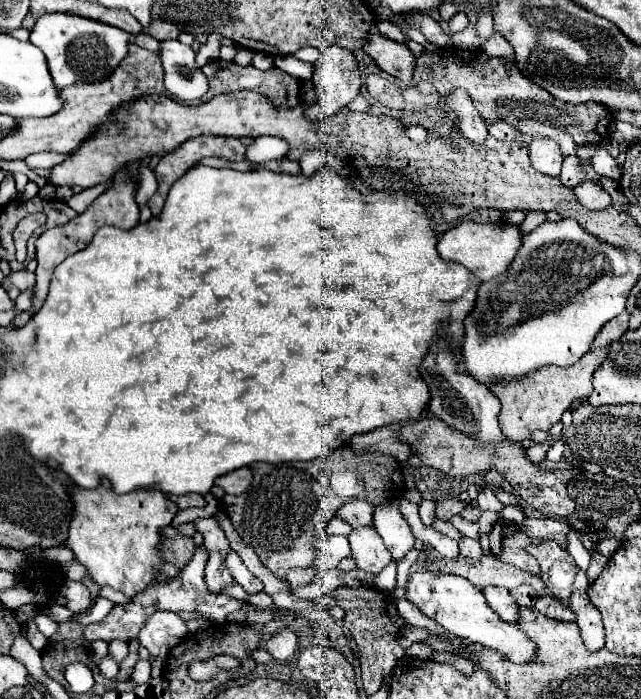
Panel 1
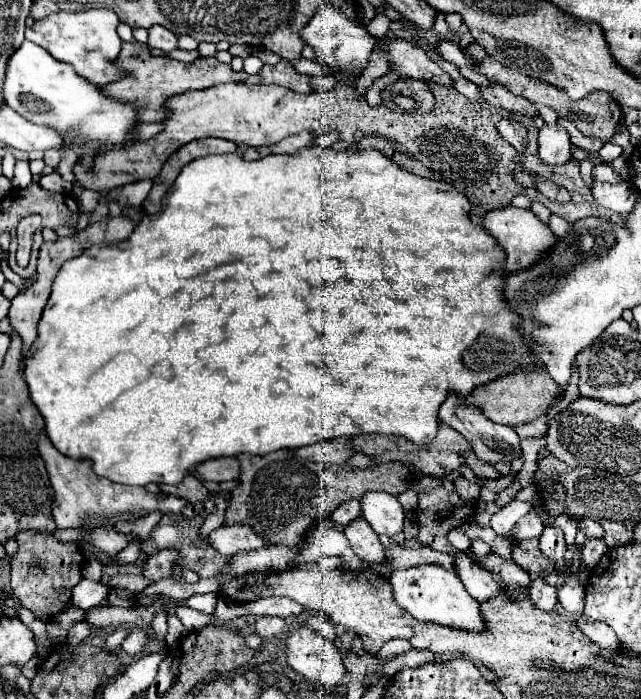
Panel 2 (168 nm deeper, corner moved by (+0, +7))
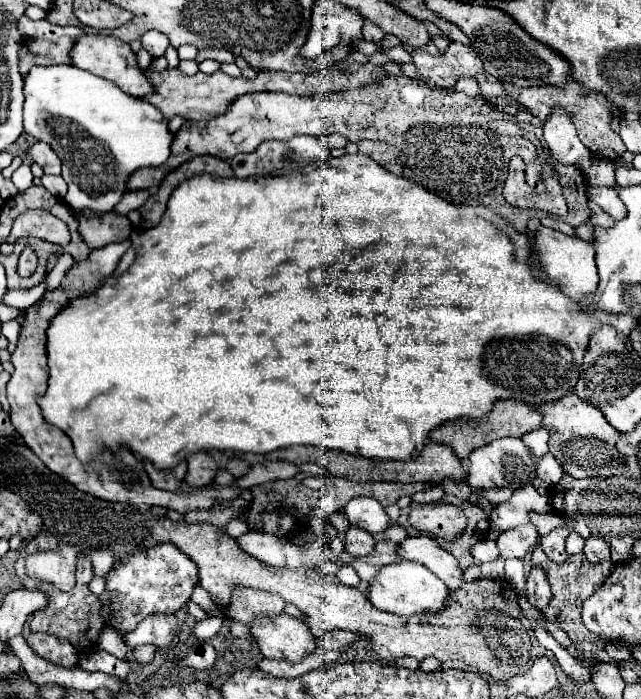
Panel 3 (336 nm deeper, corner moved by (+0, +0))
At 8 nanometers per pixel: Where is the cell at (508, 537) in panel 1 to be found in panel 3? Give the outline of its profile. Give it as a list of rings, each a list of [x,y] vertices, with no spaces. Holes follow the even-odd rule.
[[[535,547],[533,549],[533,565],[543,565],[543,569],[547,569],[547,577],[551,581],[551,590],[553,593],[551,603],[547,605],[547,609],[543,609],[543,617],[553,621],[555,625],[559,625],[559,629],[563,629],[569,639],[573,643],[583,643],[583,641],[597,641],[597,639],[603,639],[603,641],[609,641],[607,637],[595,637],[593,633],[589,633],[581,621],[581,605],[583,601],[603,585],[603,581],[609,577],[611,569],[613,569],[613,563],[611,561],[603,561],[599,565],[591,565],[587,567],[587,559],[581,555],[571,555],[565,563],[553,563],[551,559],[545,557],[543,549],[541,547]]]

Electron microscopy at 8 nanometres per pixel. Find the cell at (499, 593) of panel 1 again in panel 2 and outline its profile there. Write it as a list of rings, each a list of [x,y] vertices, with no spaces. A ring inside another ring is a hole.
[[[465,552],[455,554],[455,566],[457,576],[467,586],[467,592],[479,602],[489,602],[493,596],[497,596],[501,590],[507,588],[505,582],[499,578],[499,574],[481,568]]]

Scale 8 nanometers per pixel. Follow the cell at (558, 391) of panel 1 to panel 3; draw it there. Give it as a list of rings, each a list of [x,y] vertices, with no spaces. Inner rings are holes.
[[[497,401],[497,405],[493,407],[493,411],[487,417],[481,417],[479,421],[453,421],[453,423],[445,423],[439,429],[429,433],[429,439],[435,443],[443,443],[449,445],[453,449],[453,453],[459,457],[459,461],[463,463],[465,471],[469,471],[469,453],[475,451],[477,447],[483,447],[495,439],[501,437],[523,437],[529,431],[535,431],[541,427],[541,417],[539,411],[523,405],[519,401]]]

